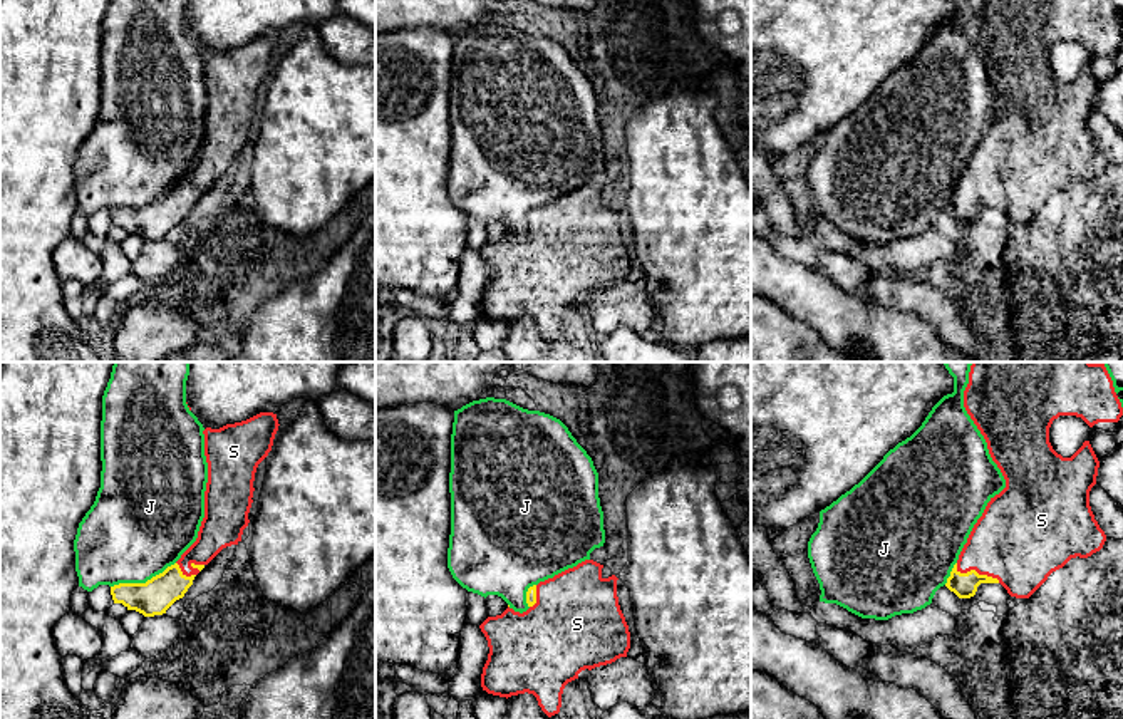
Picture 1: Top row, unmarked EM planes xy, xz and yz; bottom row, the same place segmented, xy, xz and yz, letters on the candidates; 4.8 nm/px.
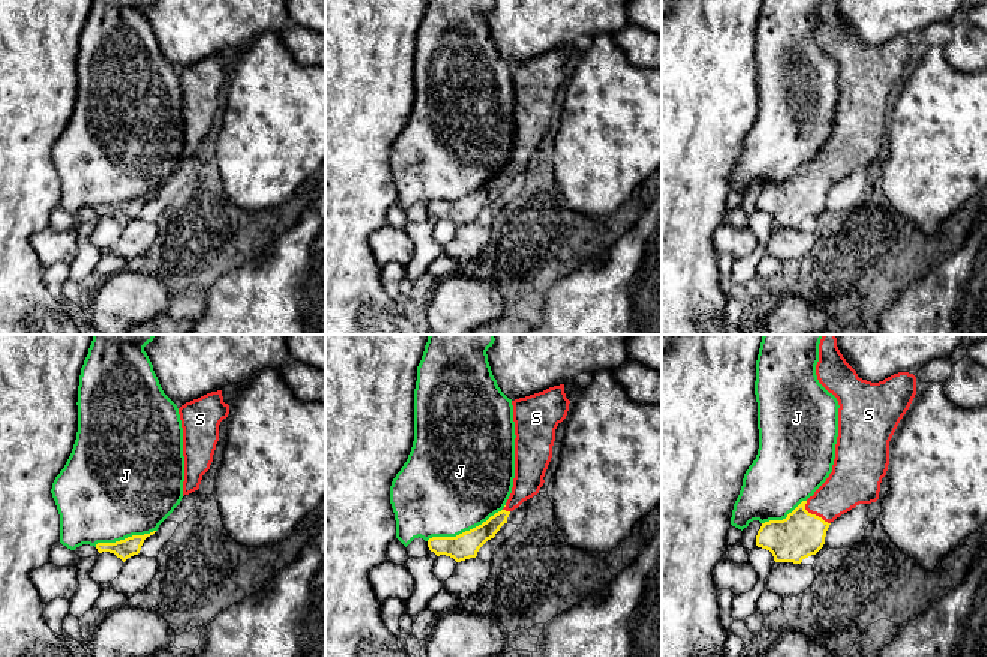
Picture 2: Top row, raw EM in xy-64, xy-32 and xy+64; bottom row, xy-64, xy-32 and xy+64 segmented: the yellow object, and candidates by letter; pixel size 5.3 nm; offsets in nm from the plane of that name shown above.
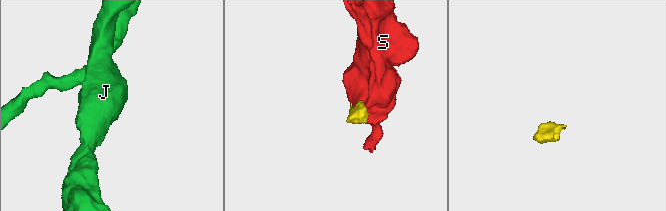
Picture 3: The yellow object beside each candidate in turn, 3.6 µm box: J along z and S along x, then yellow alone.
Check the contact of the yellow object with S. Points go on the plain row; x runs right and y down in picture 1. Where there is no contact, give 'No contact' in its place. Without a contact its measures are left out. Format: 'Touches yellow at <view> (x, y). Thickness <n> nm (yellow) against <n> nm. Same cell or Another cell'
Touches yellow at yz (974, 195). Thickness 120 nm (yellow) against 420 nm. Same cell

